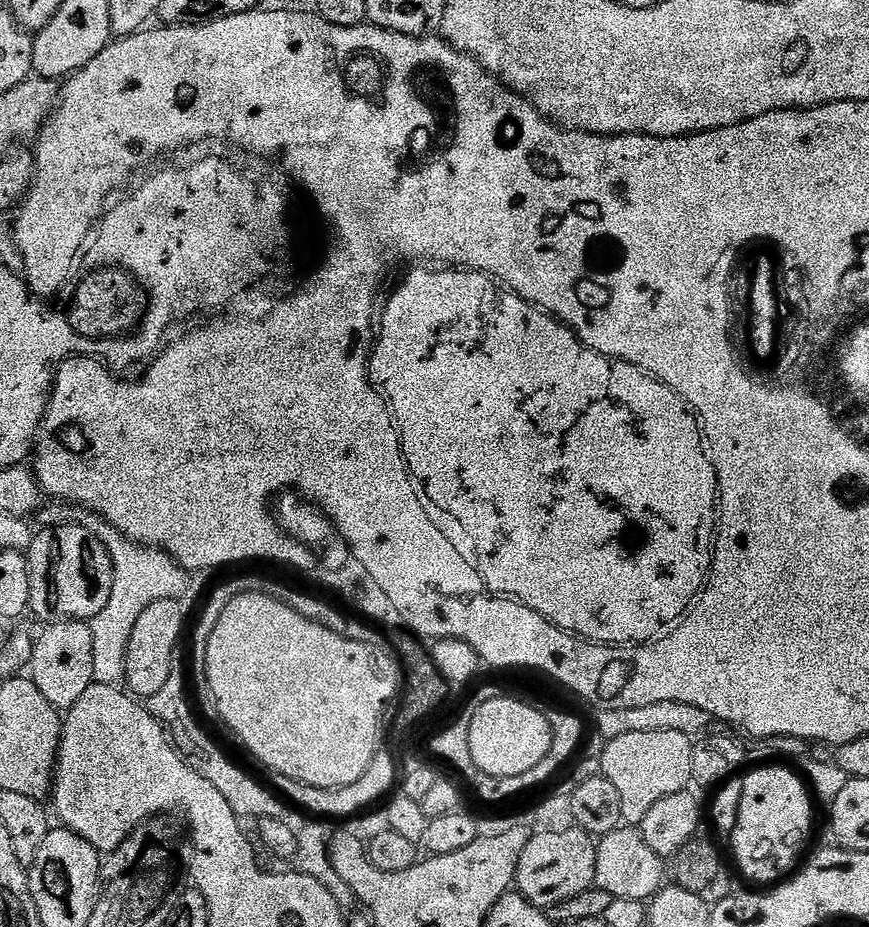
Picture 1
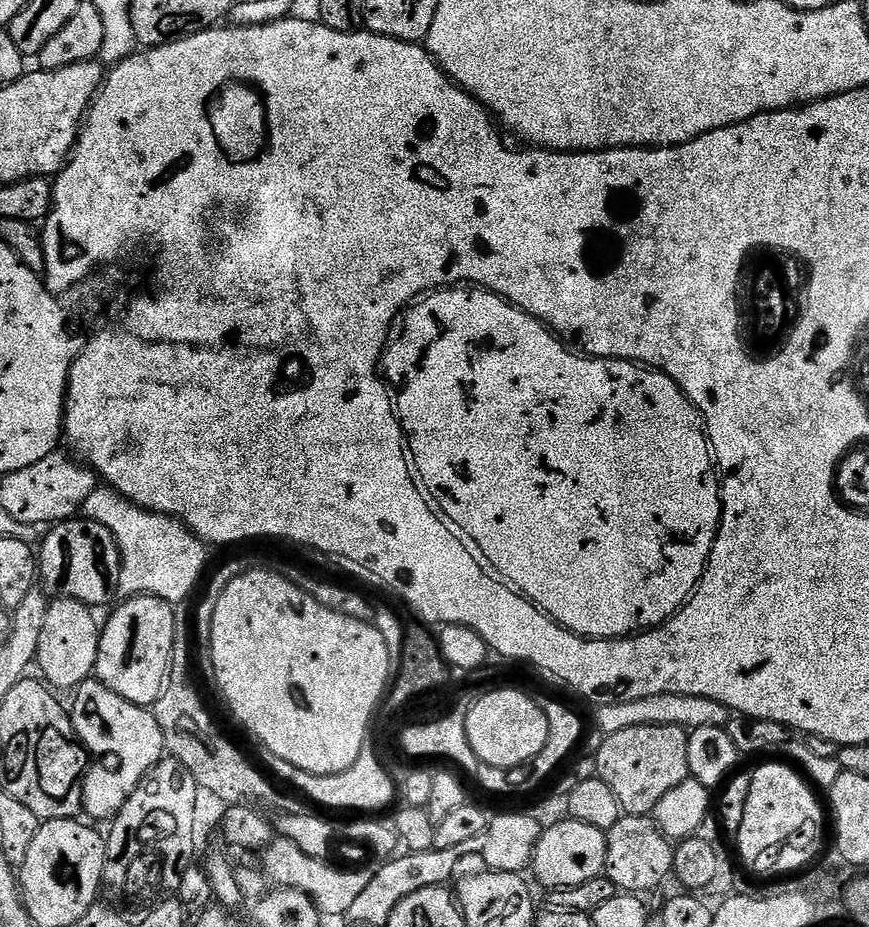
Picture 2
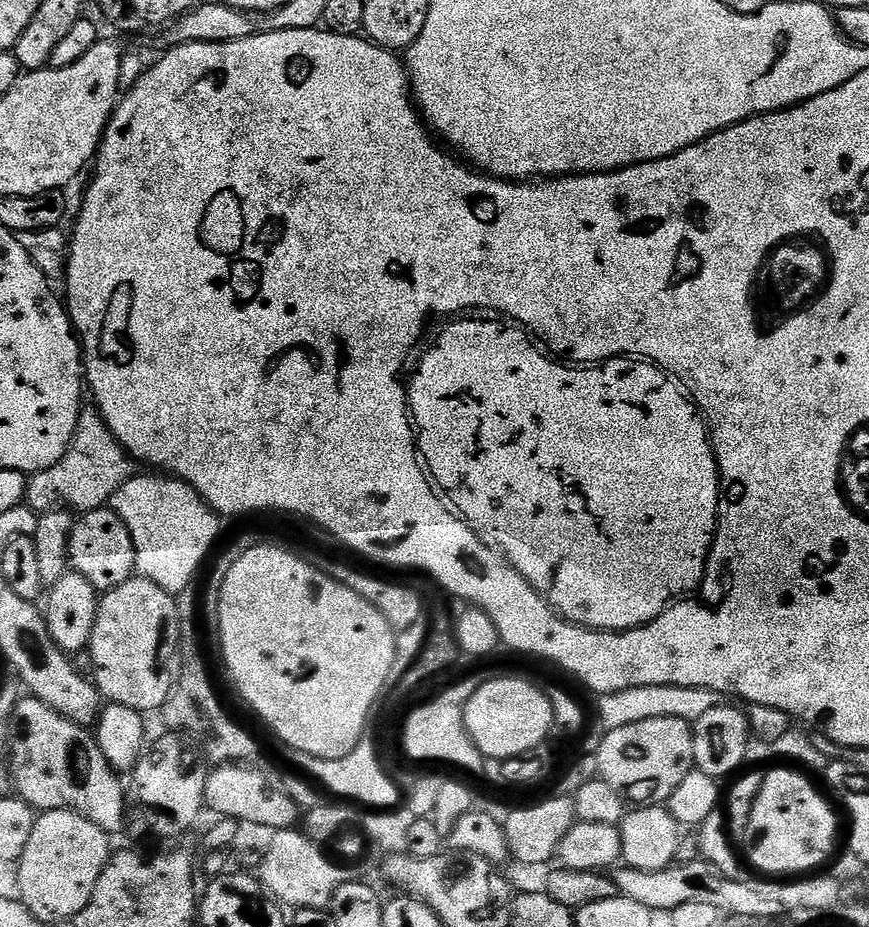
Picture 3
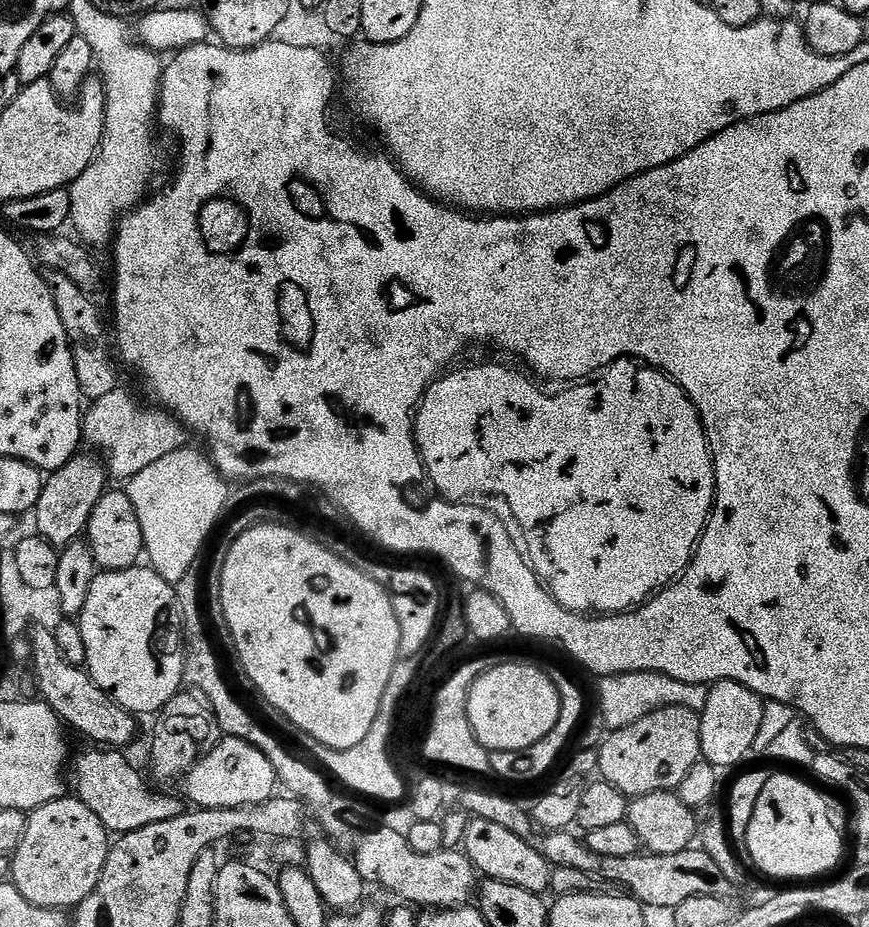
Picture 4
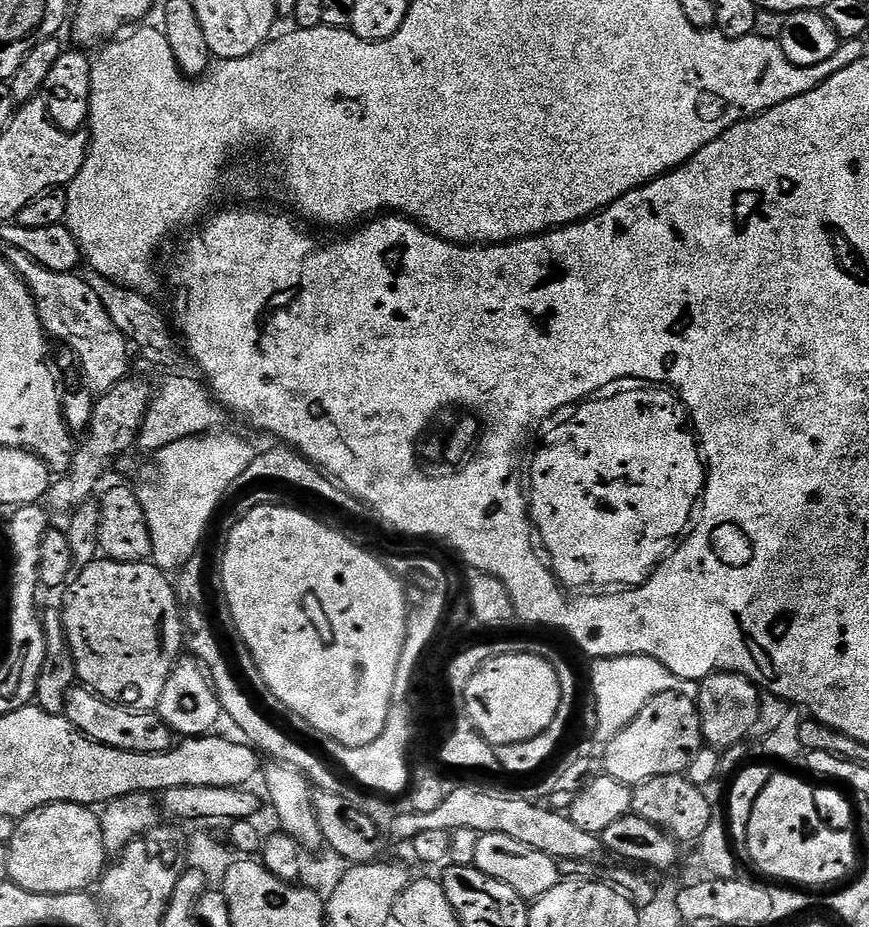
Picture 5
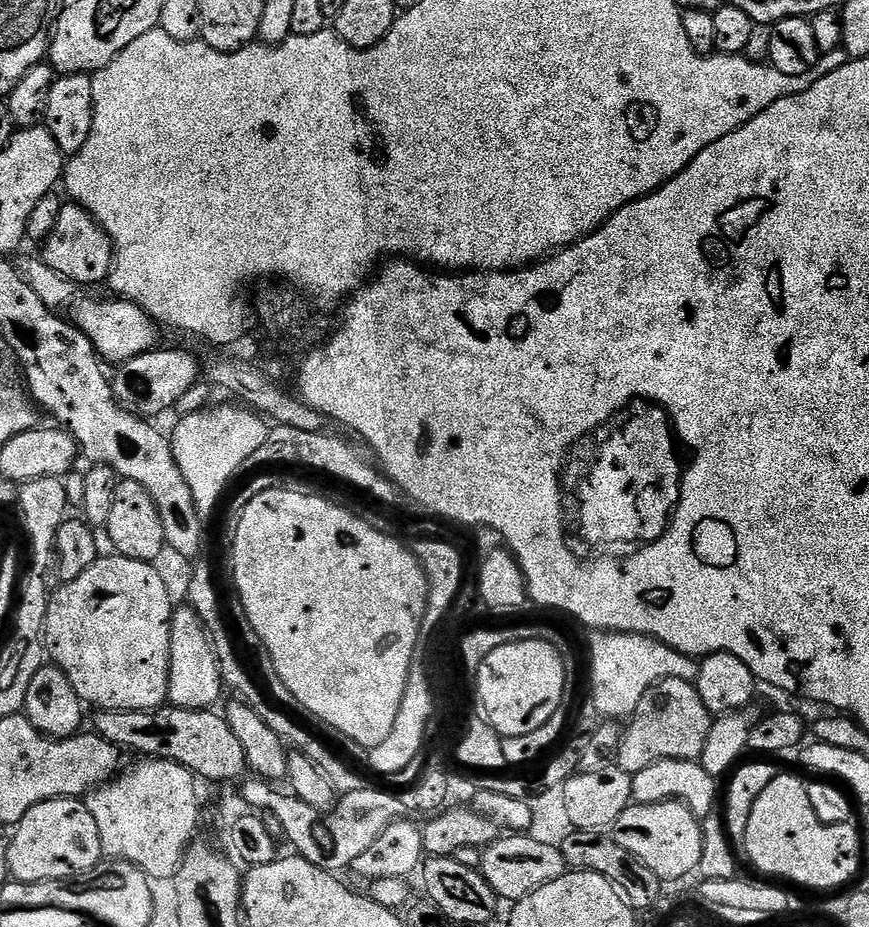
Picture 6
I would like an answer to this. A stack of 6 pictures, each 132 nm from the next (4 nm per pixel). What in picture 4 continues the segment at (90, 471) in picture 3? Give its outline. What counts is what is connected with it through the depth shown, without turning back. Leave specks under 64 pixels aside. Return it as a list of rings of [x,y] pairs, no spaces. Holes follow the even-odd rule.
[[[120,384],[109,394],[91,401],[83,413],[83,441],[96,448],[97,450],[94,450],[97,453],[102,452],[105,467],[113,479],[130,481],[135,474],[146,470],[151,463],[158,462],[159,459],[189,445],[189,429],[171,416],[171,413],[154,406],[147,407],[138,404],[133,392]]]

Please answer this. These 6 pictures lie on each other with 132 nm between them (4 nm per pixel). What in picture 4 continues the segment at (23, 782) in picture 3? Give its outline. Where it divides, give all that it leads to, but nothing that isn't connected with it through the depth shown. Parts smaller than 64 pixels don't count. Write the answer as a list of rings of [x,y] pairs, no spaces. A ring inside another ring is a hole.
[[[92,750],[75,757],[76,789],[74,795],[81,800],[112,834],[123,834],[142,830],[154,822],[170,822],[170,818],[178,818],[186,810],[186,804],[179,795],[167,796],[164,792],[155,792],[140,777],[140,772],[124,757],[120,750]]]

